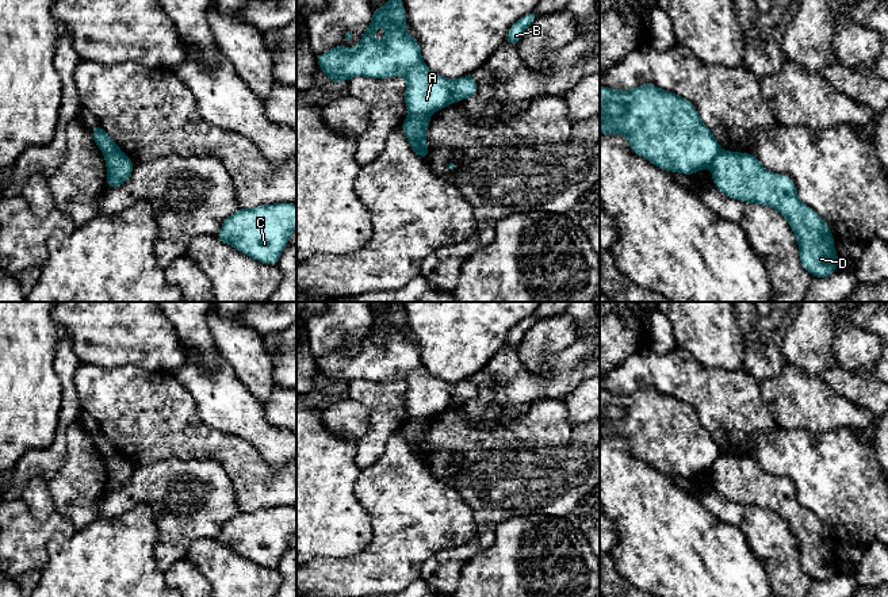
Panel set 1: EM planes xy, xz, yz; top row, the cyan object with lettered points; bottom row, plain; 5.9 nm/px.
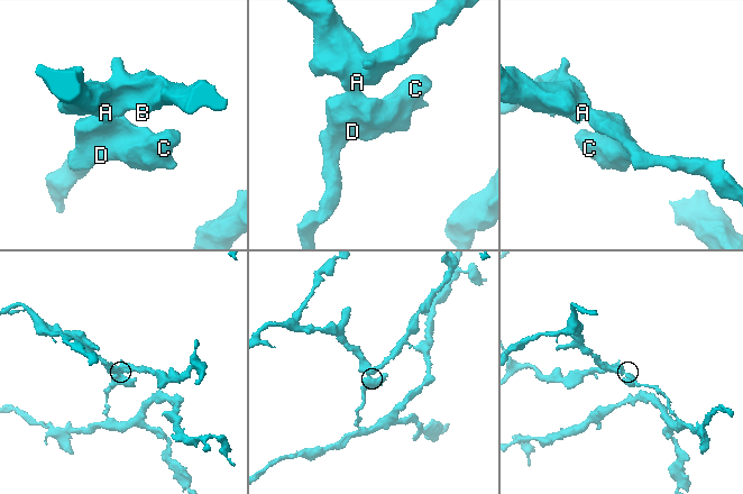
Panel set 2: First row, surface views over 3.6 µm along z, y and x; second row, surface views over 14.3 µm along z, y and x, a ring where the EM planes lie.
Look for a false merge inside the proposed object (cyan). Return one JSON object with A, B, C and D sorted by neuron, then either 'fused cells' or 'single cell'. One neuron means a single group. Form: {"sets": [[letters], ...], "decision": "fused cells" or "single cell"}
{"sets": [["A", "B"], ["C", "D"]], "decision": "fused cells"}

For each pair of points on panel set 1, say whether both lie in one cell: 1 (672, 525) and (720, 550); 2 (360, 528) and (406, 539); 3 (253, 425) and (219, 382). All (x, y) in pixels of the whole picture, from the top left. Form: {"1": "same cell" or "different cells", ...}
{"1": "same cell", "2": "different cells", "3": "same cell"}

